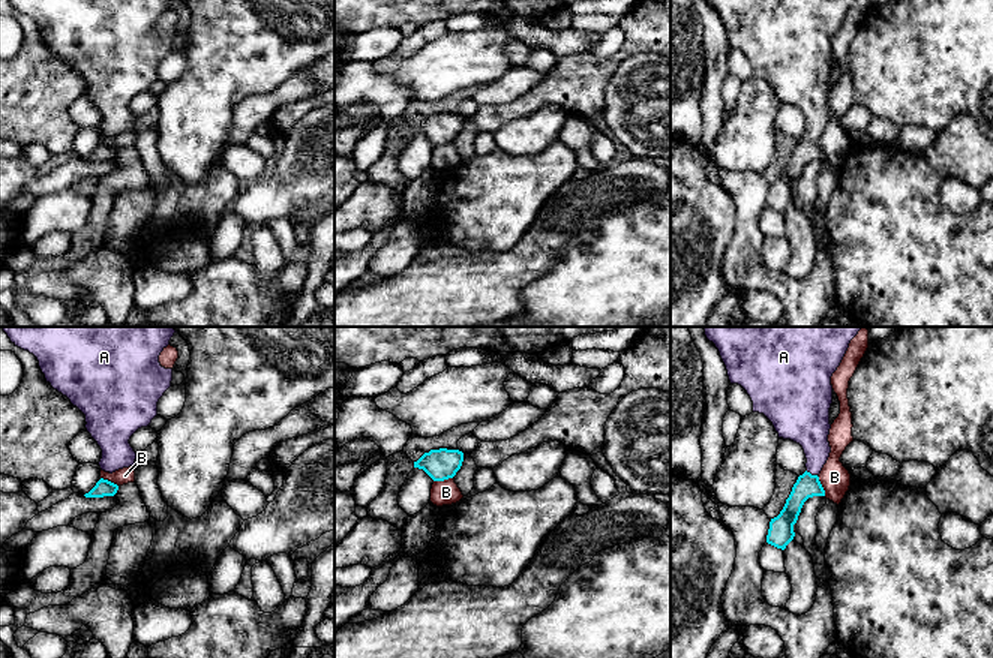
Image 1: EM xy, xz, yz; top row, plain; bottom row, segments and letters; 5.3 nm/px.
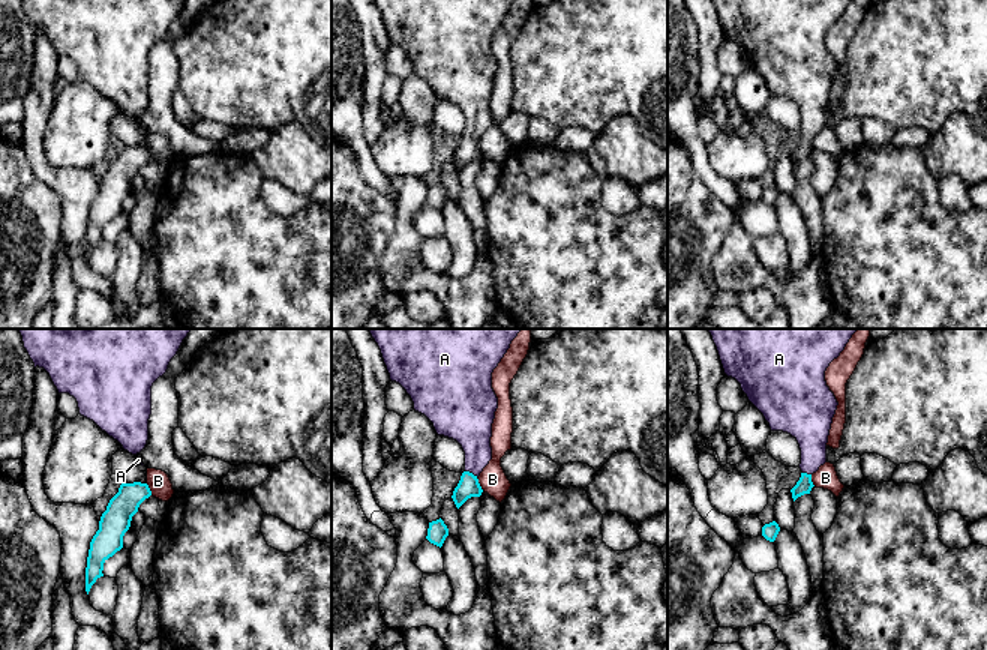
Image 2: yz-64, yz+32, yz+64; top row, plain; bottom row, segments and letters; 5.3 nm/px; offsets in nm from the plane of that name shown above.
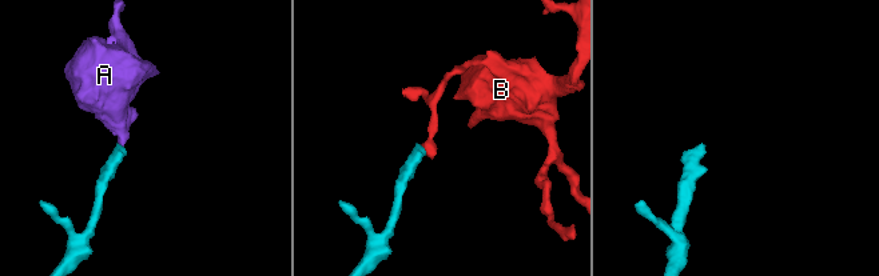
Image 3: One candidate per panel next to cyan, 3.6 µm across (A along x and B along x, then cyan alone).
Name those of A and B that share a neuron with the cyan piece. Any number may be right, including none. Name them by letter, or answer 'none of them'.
A

